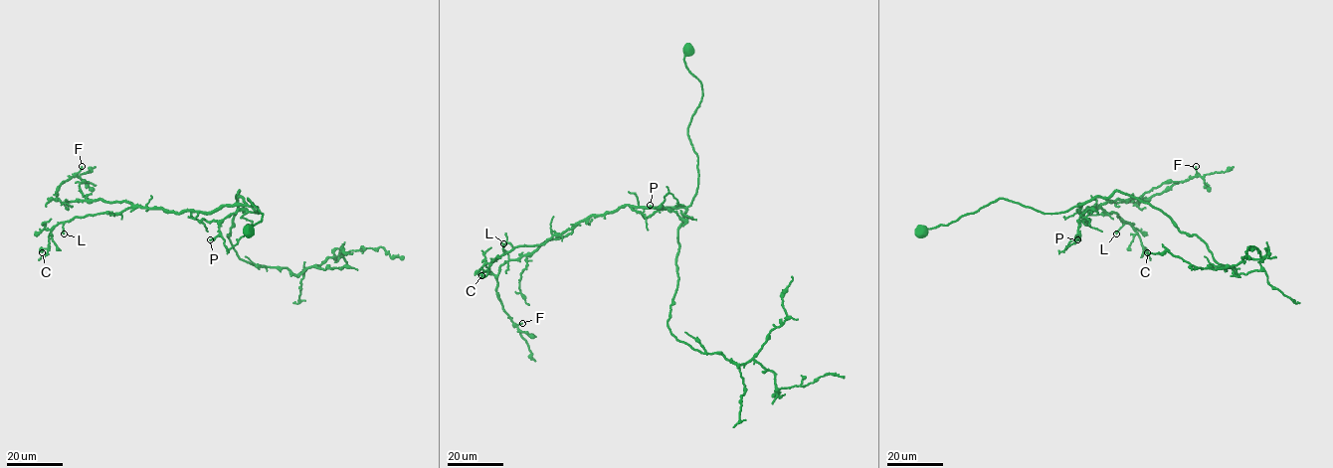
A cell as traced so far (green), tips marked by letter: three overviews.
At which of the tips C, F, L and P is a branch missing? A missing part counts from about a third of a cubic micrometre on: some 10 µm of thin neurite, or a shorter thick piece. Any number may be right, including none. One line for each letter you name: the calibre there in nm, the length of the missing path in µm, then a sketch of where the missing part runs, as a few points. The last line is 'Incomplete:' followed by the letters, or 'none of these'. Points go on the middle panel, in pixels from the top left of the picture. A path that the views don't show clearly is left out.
Incomplete: none of these

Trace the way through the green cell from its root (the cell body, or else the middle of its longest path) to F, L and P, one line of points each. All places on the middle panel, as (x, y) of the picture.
F: (688, 50), (702, 89), (687, 127), (691, 203), (590, 215), (507, 260), (496, 295), (522, 323)
L: (688, 50), (702, 89), (687, 127), (691, 203), (622, 205), (541, 244), (503, 253), (503, 243)
P: (688, 50), (702, 89), (687, 127), (697, 191), (686, 207), (631, 208), (647, 218), (660, 206), (650, 205)

